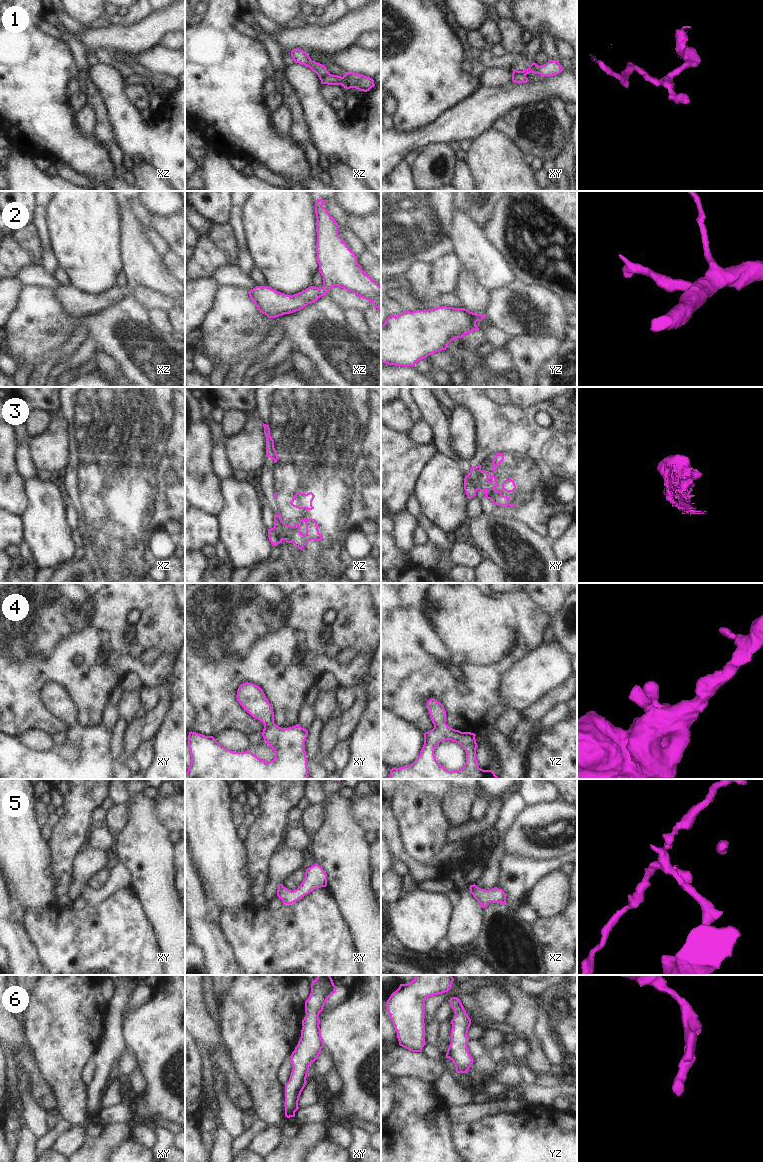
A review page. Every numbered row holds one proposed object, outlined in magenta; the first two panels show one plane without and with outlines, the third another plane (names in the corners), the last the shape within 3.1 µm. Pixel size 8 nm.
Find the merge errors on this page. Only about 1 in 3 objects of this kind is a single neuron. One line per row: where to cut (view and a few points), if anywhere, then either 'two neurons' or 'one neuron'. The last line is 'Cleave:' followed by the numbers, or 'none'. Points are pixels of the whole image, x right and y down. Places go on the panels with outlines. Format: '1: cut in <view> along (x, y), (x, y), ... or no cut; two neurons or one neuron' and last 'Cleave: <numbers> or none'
1: cut in xz along (329, 73), (320, 79); two neurons
2: no cut; one neuron
3: cut in xy along (468, 474), (469, 480), (473, 485), (474, 495); two neurons
4: no cut; one neuron
5: no cut; one neuron
6: no cut; one neuron
Cleave: 1, 3

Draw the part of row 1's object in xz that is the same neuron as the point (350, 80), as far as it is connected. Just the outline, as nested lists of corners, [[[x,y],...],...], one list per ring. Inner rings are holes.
[[[345,72],[343,77],[327,74],[321,79],[322,84],[341,85],[346,89],[356,88],[359,91],[367,92],[375,86],[374,80],[370,77],[354,72]]]

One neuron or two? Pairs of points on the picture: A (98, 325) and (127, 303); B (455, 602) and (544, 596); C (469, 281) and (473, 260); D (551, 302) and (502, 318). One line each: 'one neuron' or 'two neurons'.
A: one neuron
B: two neurons
C: two neurons
D: one neuron

